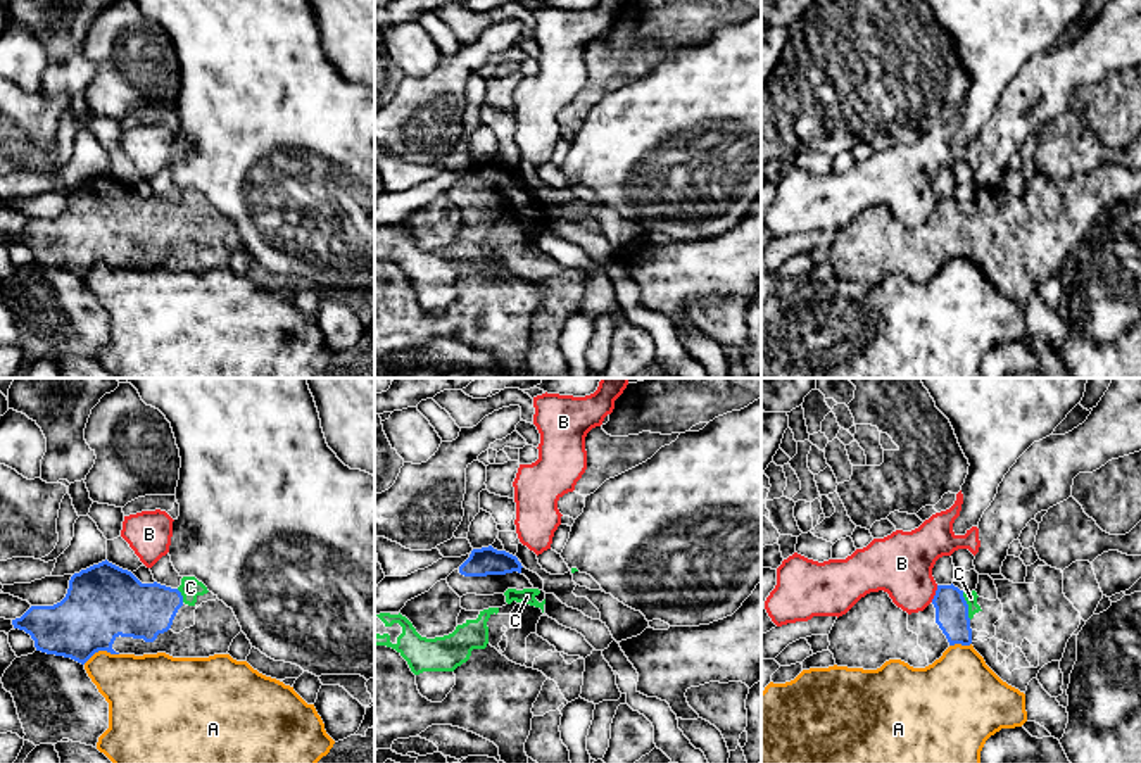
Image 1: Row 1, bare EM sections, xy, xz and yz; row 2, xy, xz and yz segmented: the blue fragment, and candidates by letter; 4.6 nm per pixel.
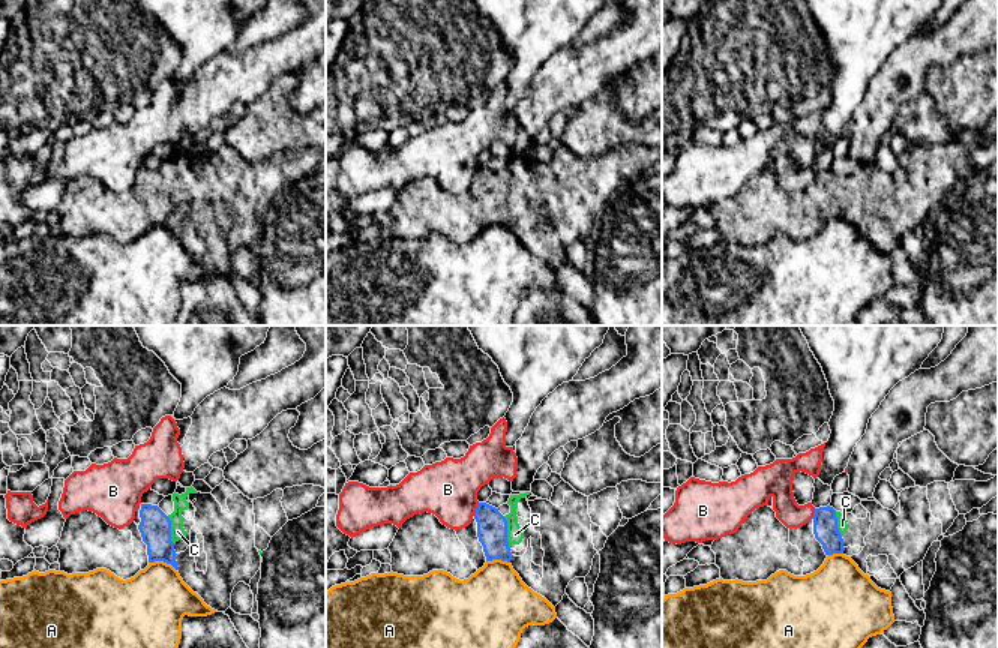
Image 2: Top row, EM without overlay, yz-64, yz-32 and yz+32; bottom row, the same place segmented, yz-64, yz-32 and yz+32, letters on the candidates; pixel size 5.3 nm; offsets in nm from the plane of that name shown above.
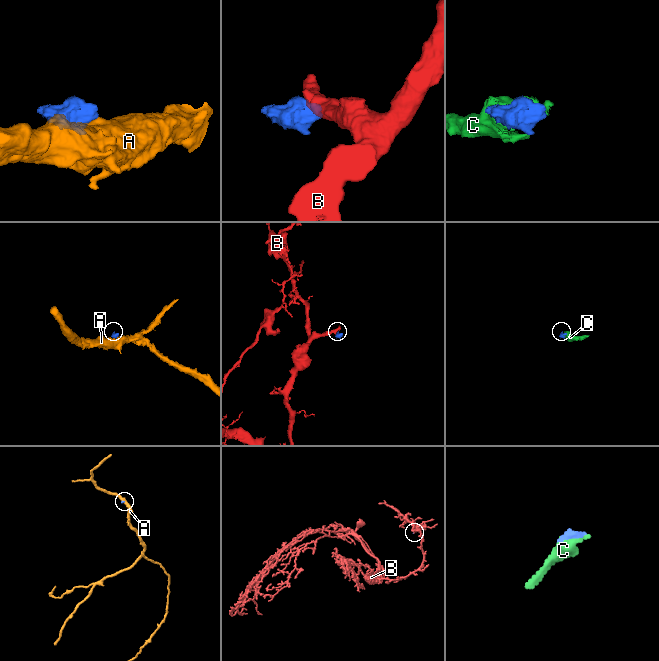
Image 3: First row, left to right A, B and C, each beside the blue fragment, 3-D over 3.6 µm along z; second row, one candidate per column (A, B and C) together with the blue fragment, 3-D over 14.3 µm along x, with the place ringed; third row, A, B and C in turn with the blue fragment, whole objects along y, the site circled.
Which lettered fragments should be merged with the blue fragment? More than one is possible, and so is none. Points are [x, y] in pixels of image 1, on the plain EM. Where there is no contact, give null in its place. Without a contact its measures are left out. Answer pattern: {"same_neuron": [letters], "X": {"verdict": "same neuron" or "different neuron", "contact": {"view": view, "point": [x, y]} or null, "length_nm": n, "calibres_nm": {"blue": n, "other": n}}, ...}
{"same_neuron": ["C"], "A": {"verdict": "different neuron", "contact": {"view": "xy", "point": [100, 263]}, "length_nm": 180, "calibres_nm": {"blue": 360, "other": 300}}, "B": {"verdict": "different neuron", "contact": {"view": "yz", "point": [936, 208]}, "length_nm": 90, "calibres_nm": {"blue": 160, "other": 300}}, "C": {"verdict": "same neuron", "contact": {"view": "yz", "point": [967, 220]}, "length_nm": 130, "calibres_nm": {"blue": 160, "other": 50}}}

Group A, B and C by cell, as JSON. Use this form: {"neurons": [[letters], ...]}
{"neurons": [["A"], ["B"], ["C"]]}

